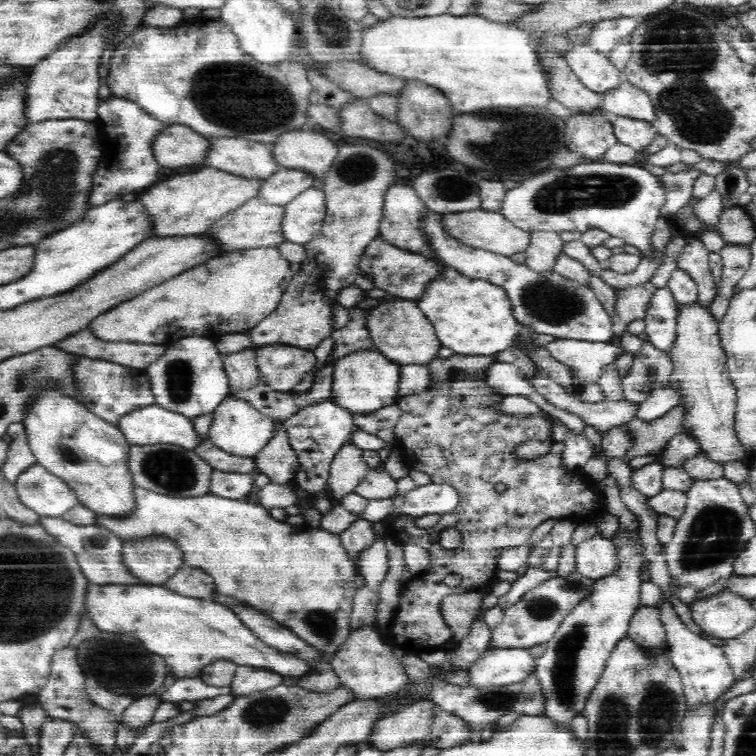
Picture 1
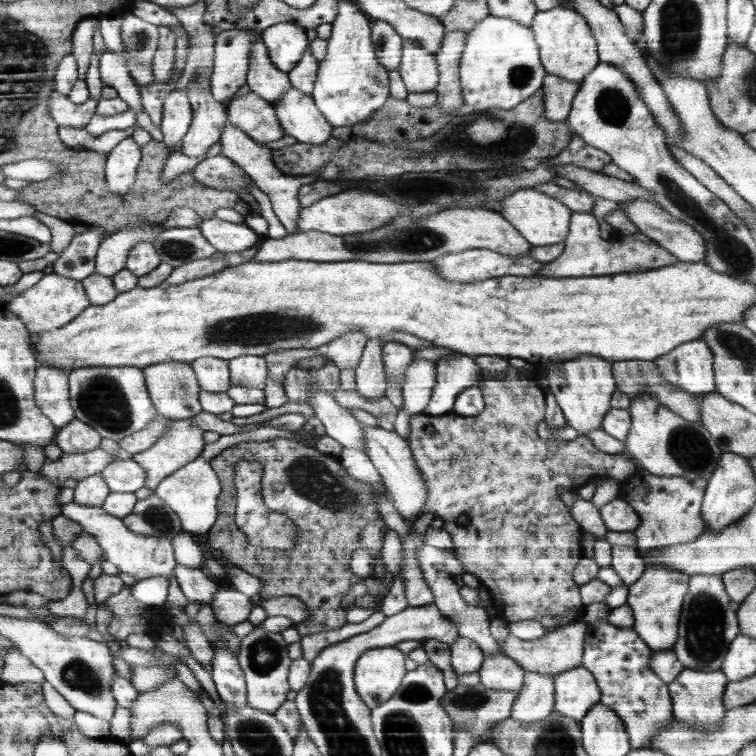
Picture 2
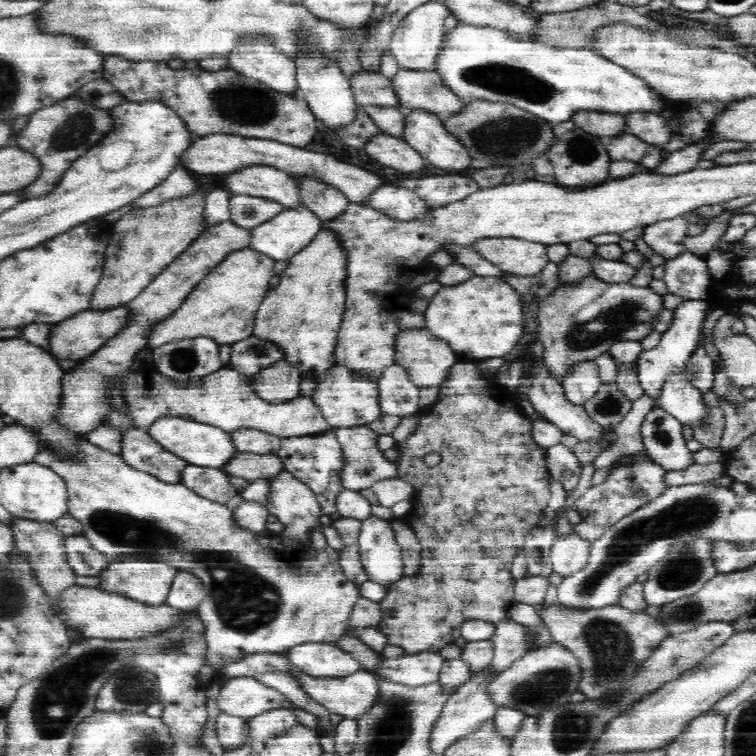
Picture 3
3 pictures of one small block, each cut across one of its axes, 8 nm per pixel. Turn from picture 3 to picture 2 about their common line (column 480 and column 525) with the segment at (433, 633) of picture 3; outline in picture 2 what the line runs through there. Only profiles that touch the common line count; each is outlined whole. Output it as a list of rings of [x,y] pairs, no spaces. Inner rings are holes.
[[[509,366],[504,374],[508,378],[482,379],[479,382],[485,407],[476,416],[458,415],[453,411],[438,416],[422,412],[412,415],[407,441],[414,464],[428,489],[422,513],[434,513],[444,521],[442,527],[450,533],[456,555],[490,595],[496,616],[513,623],[536,620],[548,631],[556,631],[582,620],[585,607],[580,587],[573,579],[576,562],[582,556],[582,534],[568,507],[564,506],[561,492],[577,492],[583,485],[600,477],[612,477],[623,483],[638,470],[626,454],[602,452],[585,434],[569,441],[542,440],[537,428],[544,420],[544,394],[532,379],[512,378],[510,374],[513,371],[516,369]],[[428,424],[434,426],[434,433],[430,435],[424,431]],[[460,516],[468,517],[468,523],[458,523]]]

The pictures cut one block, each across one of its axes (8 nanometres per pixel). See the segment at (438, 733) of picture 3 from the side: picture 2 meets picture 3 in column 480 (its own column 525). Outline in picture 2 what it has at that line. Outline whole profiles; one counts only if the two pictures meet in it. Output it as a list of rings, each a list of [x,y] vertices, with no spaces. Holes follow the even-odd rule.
[[[526,672],[524,687],[513,704],[510,718],[526,727],[549,718],[556,707],[554,677],[539,672]]]

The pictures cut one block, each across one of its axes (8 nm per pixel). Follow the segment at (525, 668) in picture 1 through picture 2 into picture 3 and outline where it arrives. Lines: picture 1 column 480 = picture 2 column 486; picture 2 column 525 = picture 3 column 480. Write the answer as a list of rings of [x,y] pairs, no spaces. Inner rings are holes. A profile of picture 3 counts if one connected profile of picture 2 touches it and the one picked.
[[[506,618],[494,623],[494,625],[496,625],[495,633],[490,636],[494,649],[493,659],[490,660],[490,664],[484,670],[474,673],[489,671],[490,675],[500,675],[501,672],[510,668],[516,660],[522,659],[522,656],[530,651],[526,645],[524,628],[519,622]]]

